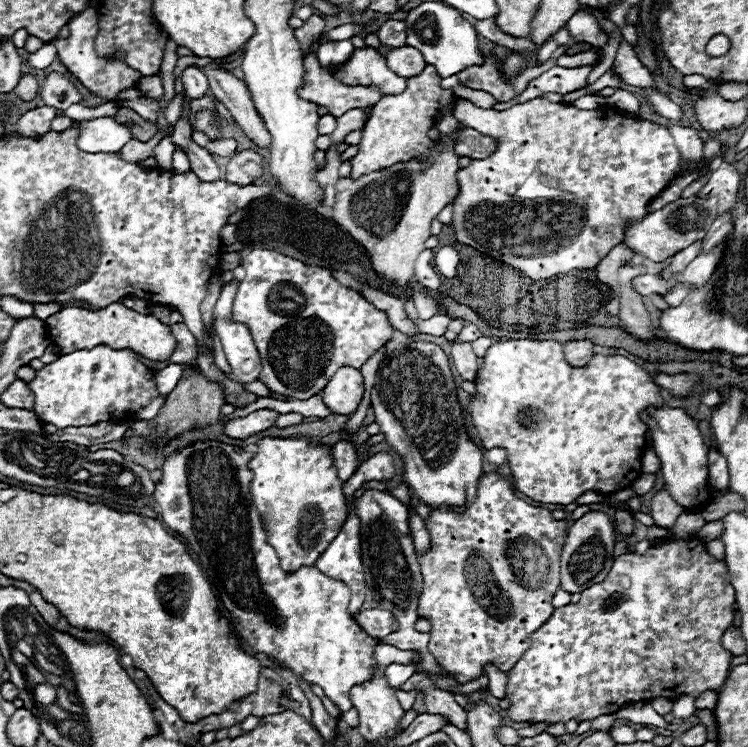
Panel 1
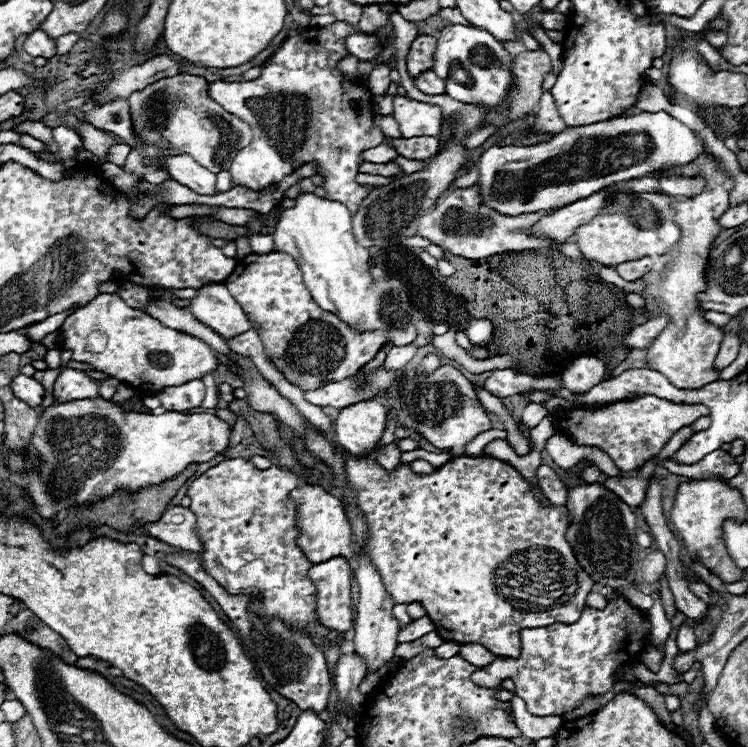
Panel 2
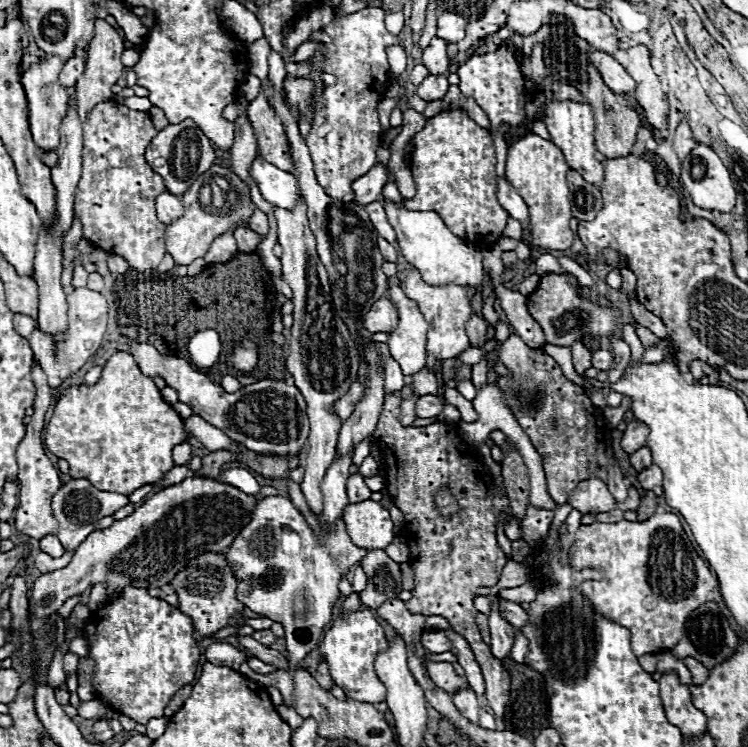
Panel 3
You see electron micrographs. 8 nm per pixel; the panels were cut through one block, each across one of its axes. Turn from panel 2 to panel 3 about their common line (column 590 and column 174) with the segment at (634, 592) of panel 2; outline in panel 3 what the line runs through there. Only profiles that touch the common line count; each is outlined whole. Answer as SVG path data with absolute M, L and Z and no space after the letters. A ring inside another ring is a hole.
M192 476L156 492L130 516L116 520L110 528L90 534L76 548L72 562L50 574L42 574L28 596L28 616L46 618L70 596L82 594L98 582L108 582L108 594L122 592L122 586L162 588L186 568L188 562L206 552L222 552L250 522L256 496L222 484L212 478Z

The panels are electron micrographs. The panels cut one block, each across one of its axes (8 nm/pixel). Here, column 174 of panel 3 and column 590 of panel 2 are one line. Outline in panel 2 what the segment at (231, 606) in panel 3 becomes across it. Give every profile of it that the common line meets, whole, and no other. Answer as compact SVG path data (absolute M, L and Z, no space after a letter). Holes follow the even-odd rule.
M456 456L450 458L444 466L440 466L432 474L416 474L410 470L408 464L400 464L392 472L386 472L376 460L346 460L346 474L356 490L358 506L366 514L368 524L370 524L370 556L374 566L380 570L386 590L390 590L390 596L394 598L394 604L398 602L418 602L424 606L428 618L436 626L436 632L446 640L446 642L458 642L458 644L482 644L496 656L508 656L508 658L518 658L522 644L520 644L520 630L522 628L534 628L534 626L548 626L548 624L574 624L582 610L586 608L586 596L592 592L592 586L596 584L578 564L572 546L564 538L566 528L568 528L568 508L566 506L556 506L556 504L540 504L534 498L532 484L524 480L524 476L510 464L492 458L492 456Z

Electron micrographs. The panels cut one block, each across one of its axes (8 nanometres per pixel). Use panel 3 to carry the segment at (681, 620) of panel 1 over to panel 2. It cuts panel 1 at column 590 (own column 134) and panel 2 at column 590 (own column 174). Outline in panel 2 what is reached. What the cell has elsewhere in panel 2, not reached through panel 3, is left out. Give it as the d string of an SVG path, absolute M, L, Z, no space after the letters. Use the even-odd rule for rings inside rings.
M618 590L618 596L614 600L608 600L608 606L604 610L586 608L574 624L550 624L520 630L522 654L518 658L496 658L488 668L474 672L474 682L478 682L478 686L496 686L502 680L510 678L516 684L516 696L526 702L526 708L532 716L562 716L564 712L580 706L586 694L604 694L606 690L610 690L610 686L616 682L614 668L636 660L636 656L642 652L642 636L648 628L650 624L644 622L644 614L638 608L630 606Z

